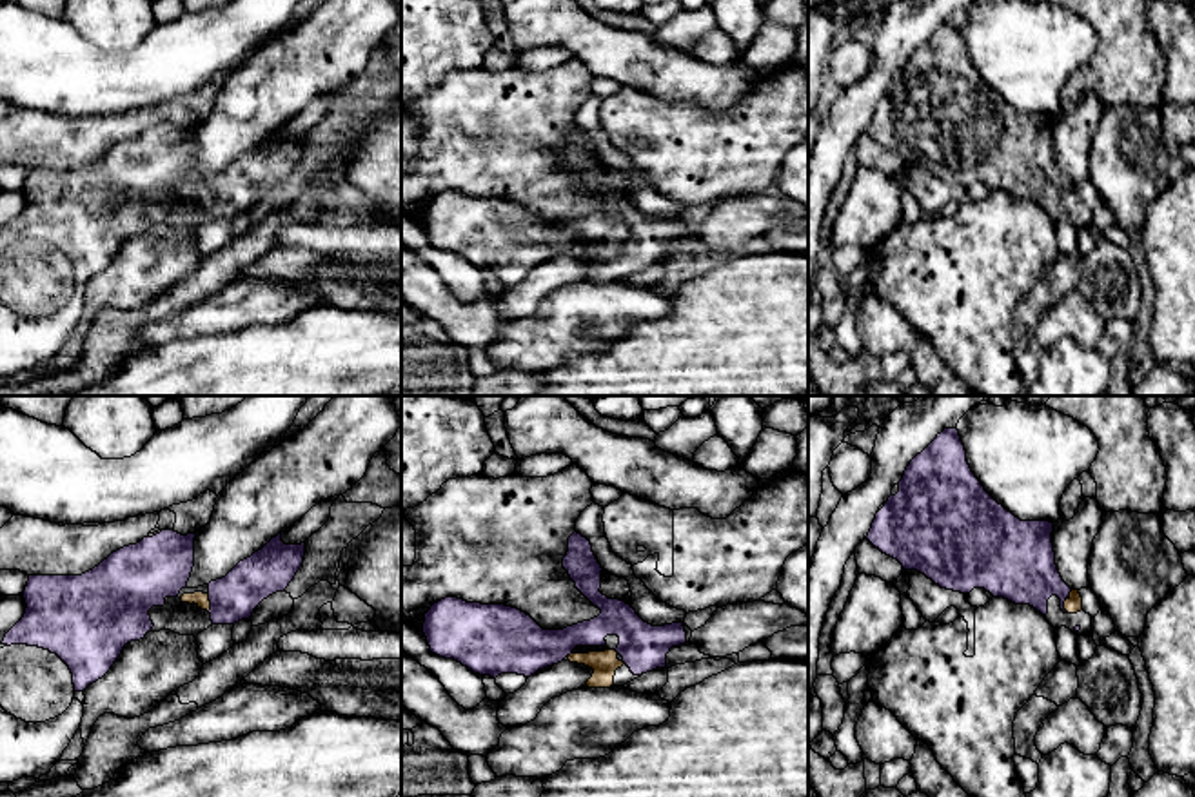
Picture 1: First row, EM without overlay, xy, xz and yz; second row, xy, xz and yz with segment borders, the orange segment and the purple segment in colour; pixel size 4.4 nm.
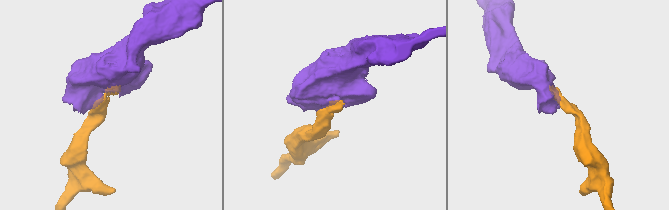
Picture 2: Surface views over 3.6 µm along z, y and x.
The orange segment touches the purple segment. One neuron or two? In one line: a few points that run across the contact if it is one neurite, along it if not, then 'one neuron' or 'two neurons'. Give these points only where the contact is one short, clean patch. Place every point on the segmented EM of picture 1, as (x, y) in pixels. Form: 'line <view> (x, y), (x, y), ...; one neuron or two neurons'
one neuron

